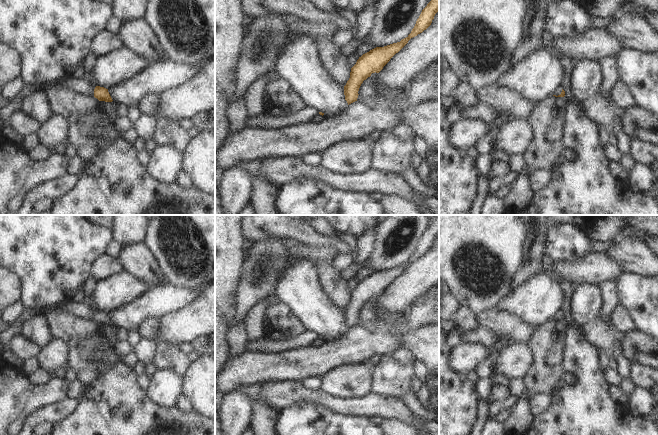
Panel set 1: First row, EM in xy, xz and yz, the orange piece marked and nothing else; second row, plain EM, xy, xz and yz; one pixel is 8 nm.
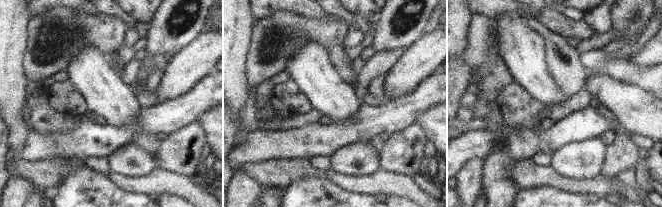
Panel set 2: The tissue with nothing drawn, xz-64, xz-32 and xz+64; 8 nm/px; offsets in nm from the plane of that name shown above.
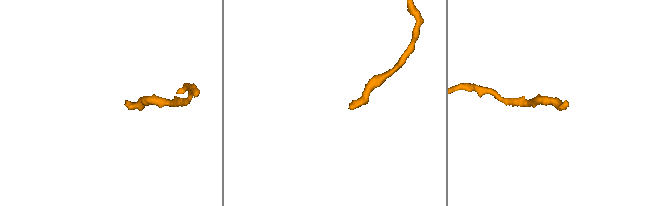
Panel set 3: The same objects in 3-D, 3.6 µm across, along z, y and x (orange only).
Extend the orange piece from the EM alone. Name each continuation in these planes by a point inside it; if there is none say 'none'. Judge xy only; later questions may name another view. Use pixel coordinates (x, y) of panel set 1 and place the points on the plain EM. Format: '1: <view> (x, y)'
1: xy (81, 310)

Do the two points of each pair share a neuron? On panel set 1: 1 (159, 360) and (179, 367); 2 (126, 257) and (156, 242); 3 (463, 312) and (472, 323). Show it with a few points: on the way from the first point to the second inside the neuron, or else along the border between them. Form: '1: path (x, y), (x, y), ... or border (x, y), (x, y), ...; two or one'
1: path (164, 360), (172, 360), (174, 362); one
2: border (143, 241), (160, 266); two
3: path (464, 315), (469, 320); one

